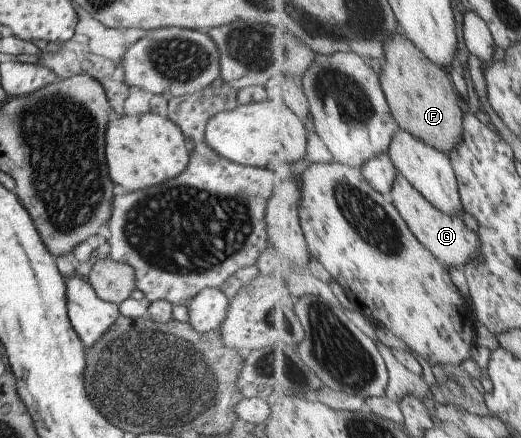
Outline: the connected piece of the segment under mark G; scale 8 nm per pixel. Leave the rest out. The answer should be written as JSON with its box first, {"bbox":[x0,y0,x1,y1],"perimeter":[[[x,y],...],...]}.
{"bbox":[392,172,482,268],"perimeter":[[[400,172],[397,173],[394,182],[392,200],[398,211],[405,217],[406,223],[409,223],[414,235],[417,235],[417,238],[448,268],[464,265],[470,259],[482,261],[482,243],[478,233],[468,229],[468,225],[460,215],[448,215],[445,211],[440,211]]]}

